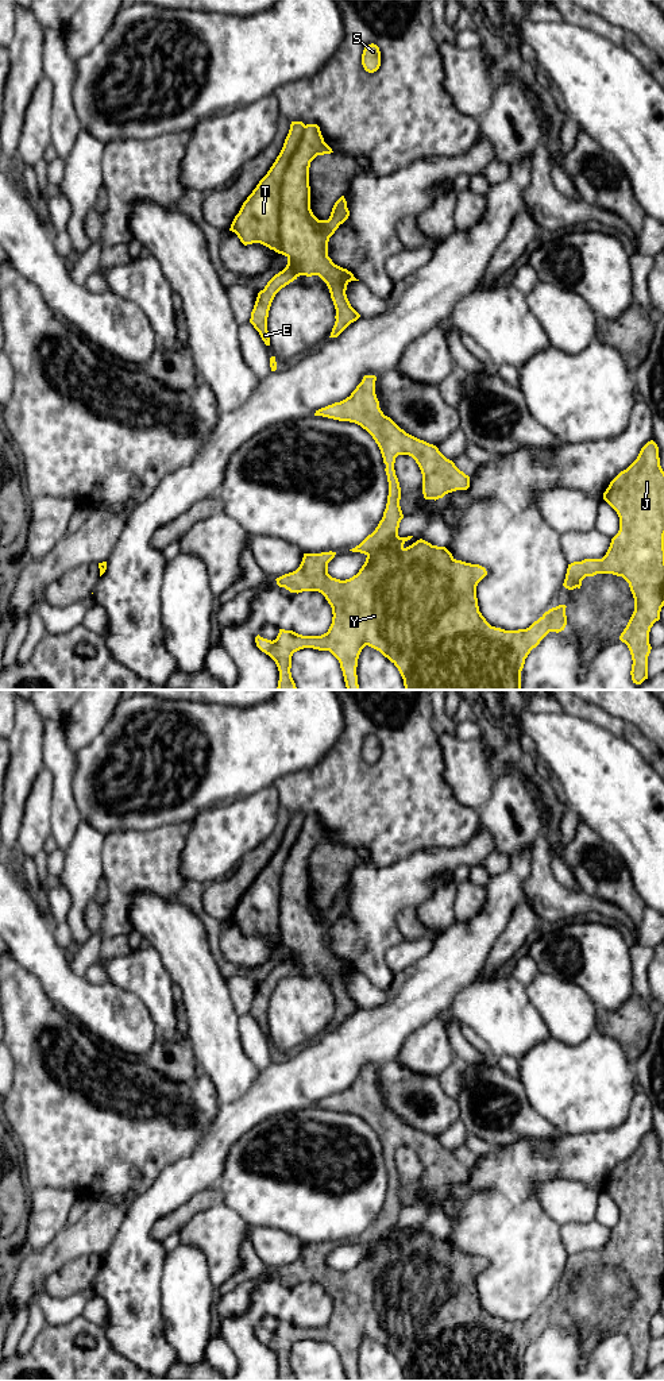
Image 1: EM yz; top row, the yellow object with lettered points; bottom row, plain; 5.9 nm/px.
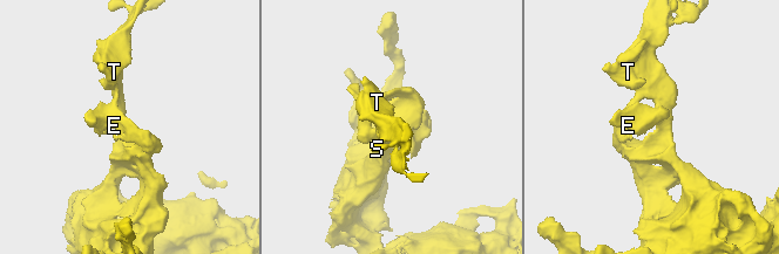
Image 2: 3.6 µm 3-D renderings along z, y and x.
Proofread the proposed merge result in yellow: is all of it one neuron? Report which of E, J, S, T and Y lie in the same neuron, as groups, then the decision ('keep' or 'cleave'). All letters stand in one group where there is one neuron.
groups E J S Y / T; cleave

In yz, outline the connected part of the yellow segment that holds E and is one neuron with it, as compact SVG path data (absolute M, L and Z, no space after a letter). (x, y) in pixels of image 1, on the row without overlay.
M306 815L282 871L279 923L281 945L287 949L286 958L275 965L258 984L250 1014L270 1037L267 1008L275 985L300 967L319 967L328 977L336 1000L336 1012L329 1029L337 1029L360 1006L351 998L345 981L351 972L359 972L351 963L332 953L328 933L350 902L341 887L333 896L328 911L319 911L310 900L309 859L317 846L331 845L317 815Z

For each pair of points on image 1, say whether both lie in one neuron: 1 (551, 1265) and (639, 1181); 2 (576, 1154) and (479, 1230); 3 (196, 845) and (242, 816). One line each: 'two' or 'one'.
1: two
2: one
3: one

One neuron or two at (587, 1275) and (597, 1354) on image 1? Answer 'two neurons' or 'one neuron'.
two neurons

